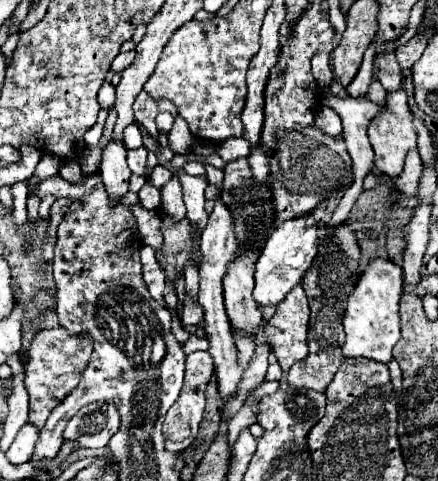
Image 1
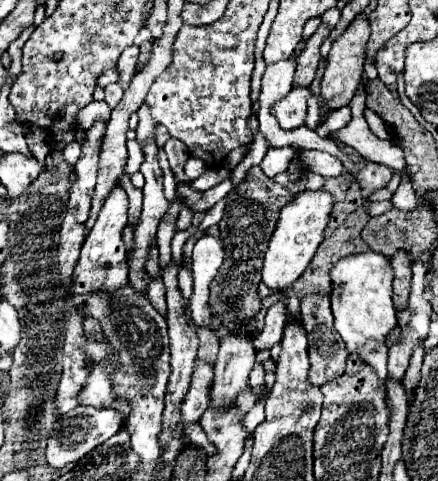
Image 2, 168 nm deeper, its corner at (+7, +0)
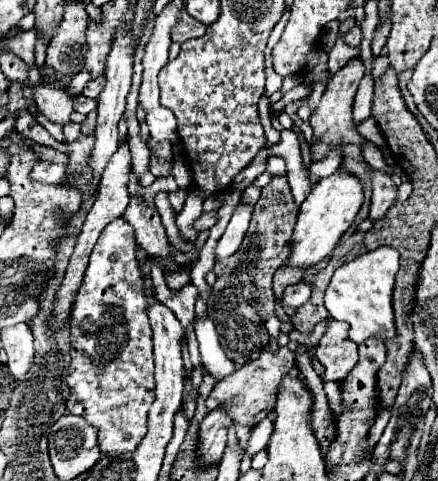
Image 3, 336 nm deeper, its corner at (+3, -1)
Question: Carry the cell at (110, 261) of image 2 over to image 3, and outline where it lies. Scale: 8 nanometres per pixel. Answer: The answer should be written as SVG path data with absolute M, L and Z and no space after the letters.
M120 217L98 237L70 317L72 361L68 367L70 395L66 411L84 417L98 429L102 457L132 453L148 431L148 409L156 399L156 383L152 327L146 309L148 297L144 295L132 225Z

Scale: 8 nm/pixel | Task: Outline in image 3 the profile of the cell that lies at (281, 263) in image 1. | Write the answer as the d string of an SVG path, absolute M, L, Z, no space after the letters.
M342 169L330 177L324 177L300 207L298 221L294 227L294 237L290 243L292 249L290 259L286 263L290 267L312 267L324 257L328 257L332 249L338 245L340 237L348 231L348 227L356 219L362 203L364 203L364 187L358 181L358 177Z

